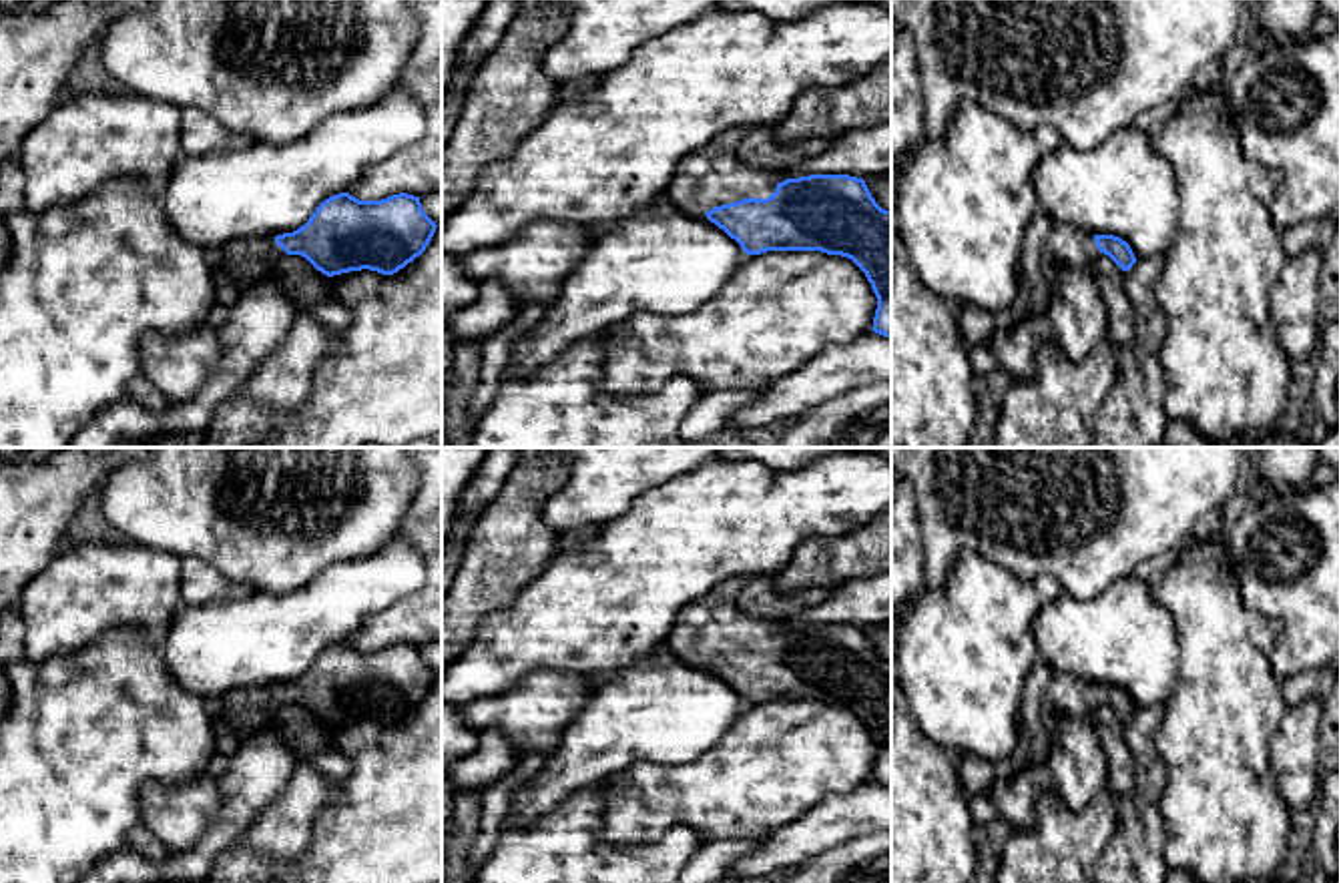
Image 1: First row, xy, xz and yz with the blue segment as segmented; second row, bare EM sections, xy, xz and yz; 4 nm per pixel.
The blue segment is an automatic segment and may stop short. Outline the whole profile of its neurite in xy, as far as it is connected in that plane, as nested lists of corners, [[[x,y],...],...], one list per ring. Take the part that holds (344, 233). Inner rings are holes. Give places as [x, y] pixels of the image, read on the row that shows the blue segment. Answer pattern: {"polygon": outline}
{"polygon": [[[339,193],[297,231],[235,239],[215,253],[215,261],[237,291],[267,279],[283,255],[301,255],[327,277],[361,269],[393,275],[426,251],[436,227],[420,197],[399,193],[359,201]]]}

